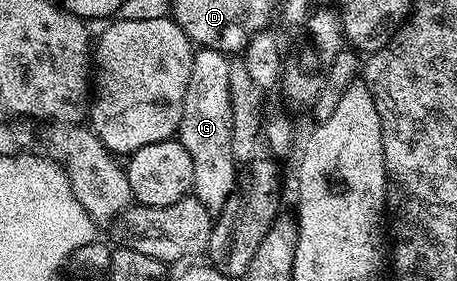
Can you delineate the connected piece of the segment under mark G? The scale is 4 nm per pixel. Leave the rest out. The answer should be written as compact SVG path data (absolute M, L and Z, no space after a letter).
M196 49L189 84L185 88L183 115L179 121L177 141L193 156L193 194L205 208L219 212L235 190L237 163L231 147L233 108L229 100L229 68L232 59L226 53Z

